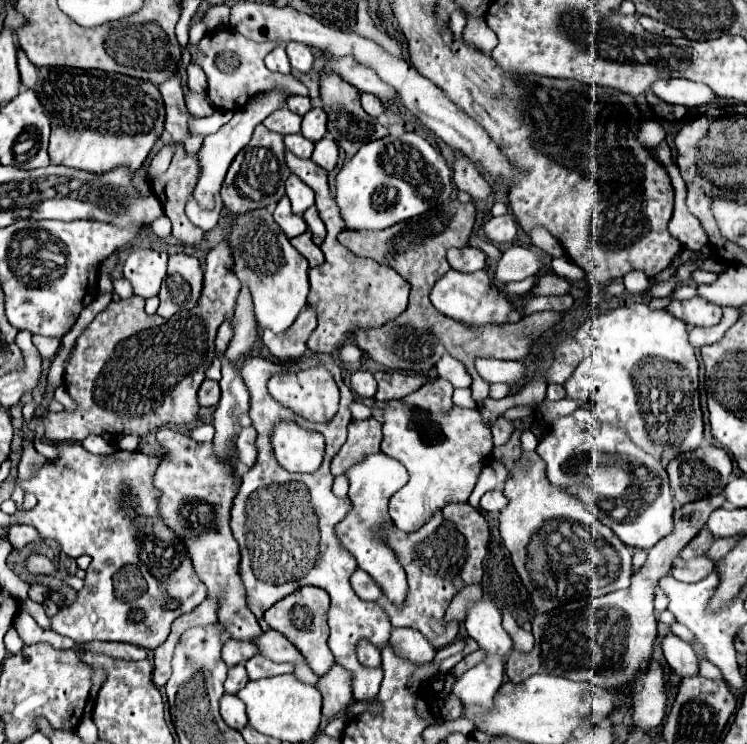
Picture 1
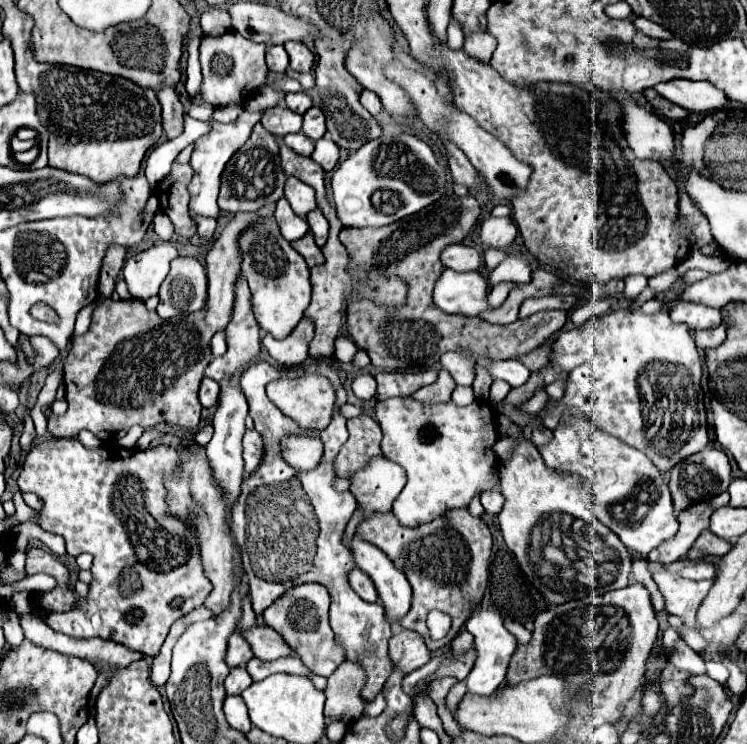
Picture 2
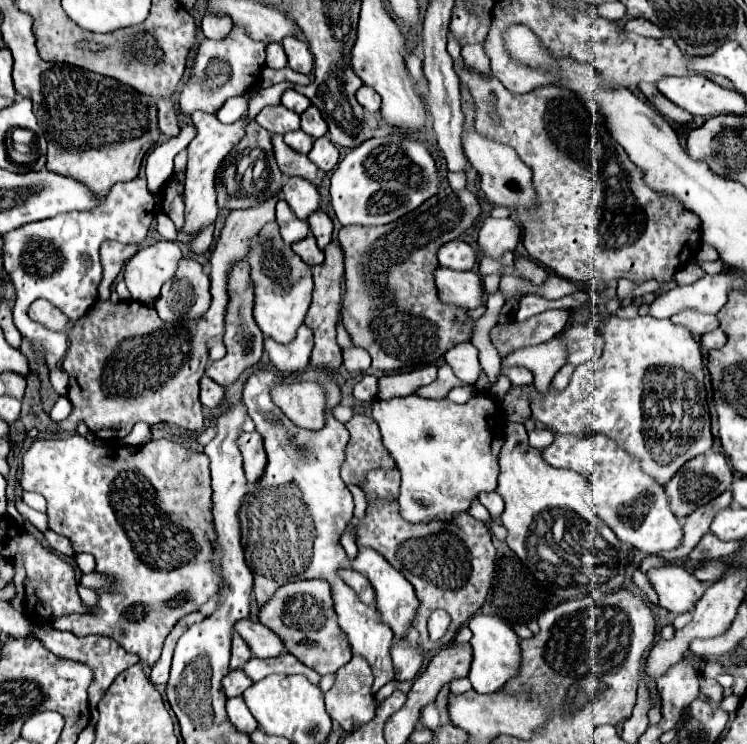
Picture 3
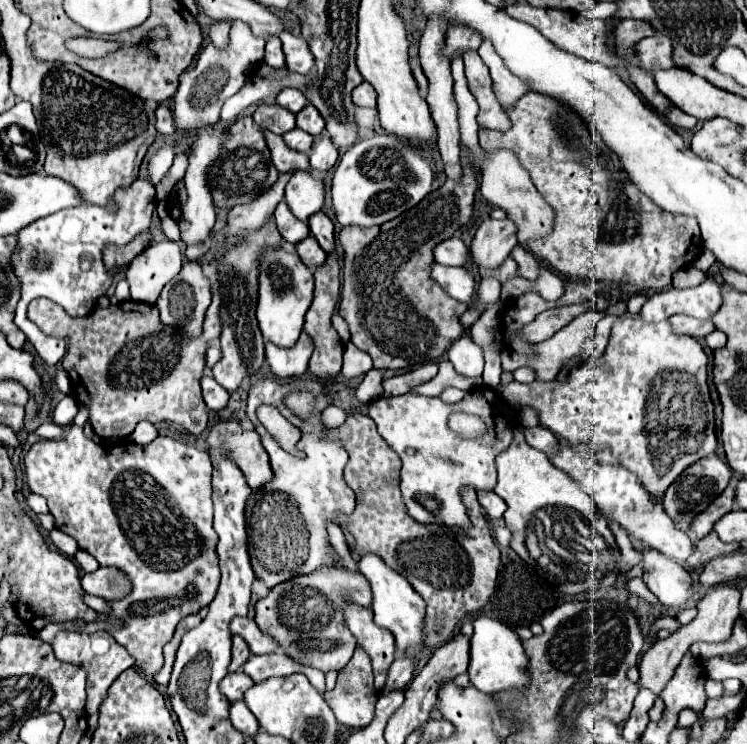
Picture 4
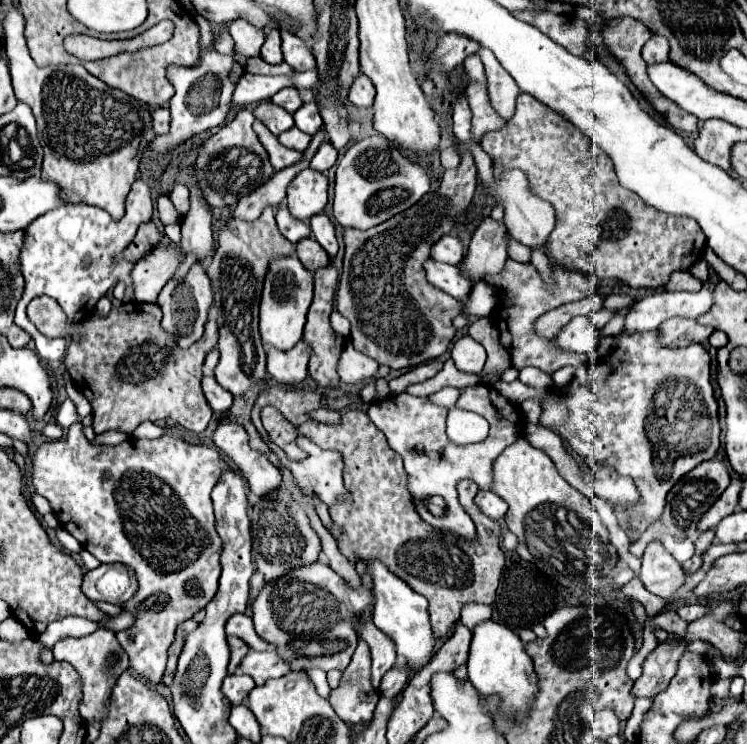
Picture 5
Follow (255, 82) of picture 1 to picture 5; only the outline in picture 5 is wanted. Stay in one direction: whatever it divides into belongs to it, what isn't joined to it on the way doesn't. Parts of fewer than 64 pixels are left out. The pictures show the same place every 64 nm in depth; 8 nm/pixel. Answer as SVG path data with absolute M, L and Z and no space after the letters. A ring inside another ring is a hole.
M234 20L230 24L230 34L234 38L234 52L240 56L260 56L260 48L264 44L264 32L248 24L246 20ZM210 48L200 56L200 62L196 66L192 66L192 68L174 66L168 70L168 78L176 88L176 94L170 98L172 120L170 120L170 132L164 136L156 136L152 140L154 158L162 156L166 150L182 144L190 136L216 128L224 122L224 118L228 114L228 104L230 104L234 88L236 88L236 80L232 80L232 70L234 70L236 62L238 62L236 56L218 54L216 50Z

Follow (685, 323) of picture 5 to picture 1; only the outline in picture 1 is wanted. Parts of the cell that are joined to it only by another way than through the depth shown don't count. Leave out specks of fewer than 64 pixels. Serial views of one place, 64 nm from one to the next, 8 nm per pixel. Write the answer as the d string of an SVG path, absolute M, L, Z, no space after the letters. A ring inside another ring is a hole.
M700 296L690 300L672 300L668 312L690 326L714 326L722 320L722 308Z

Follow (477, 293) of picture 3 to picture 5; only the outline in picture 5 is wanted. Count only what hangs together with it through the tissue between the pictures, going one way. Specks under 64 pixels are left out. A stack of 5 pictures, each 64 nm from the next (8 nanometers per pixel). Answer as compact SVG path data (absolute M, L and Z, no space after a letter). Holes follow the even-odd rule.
M426 260L424 264L426 268L426 276L428 280L438 286L440 290L444 290L446 294L450 294L456 300L466 300L468 292L472 290L472 280L468 280L464 274L460 274L458 266L448 266L436 260Z

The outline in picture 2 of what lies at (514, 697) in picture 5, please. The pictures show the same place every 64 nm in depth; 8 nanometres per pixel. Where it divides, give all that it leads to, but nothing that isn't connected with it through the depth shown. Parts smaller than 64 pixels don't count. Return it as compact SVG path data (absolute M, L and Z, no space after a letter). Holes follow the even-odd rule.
M476 608L470 614L470 618L466 620L466 628L474 636L474 646L476 646L476 652L478 652L478 660L476 660L472 672L464 678L466 688L468 688L470 694L490 696L502 684L502 680L506 676L510 656L516 650L516 638L504 628L502 614L496 608Z

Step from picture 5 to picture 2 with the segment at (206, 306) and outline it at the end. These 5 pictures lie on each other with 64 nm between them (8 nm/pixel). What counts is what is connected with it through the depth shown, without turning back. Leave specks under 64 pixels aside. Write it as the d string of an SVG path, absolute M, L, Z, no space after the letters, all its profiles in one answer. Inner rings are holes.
M178 256L172 260L170 274L160 286L160 308L156 310L162 318L176 314L194 312L204 308L206 302L206 274L202 264L190 256Z

